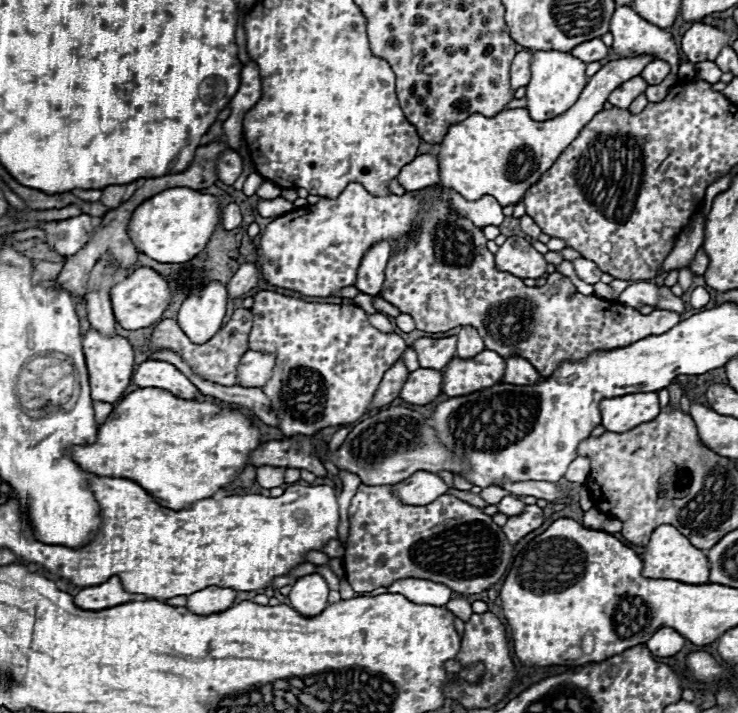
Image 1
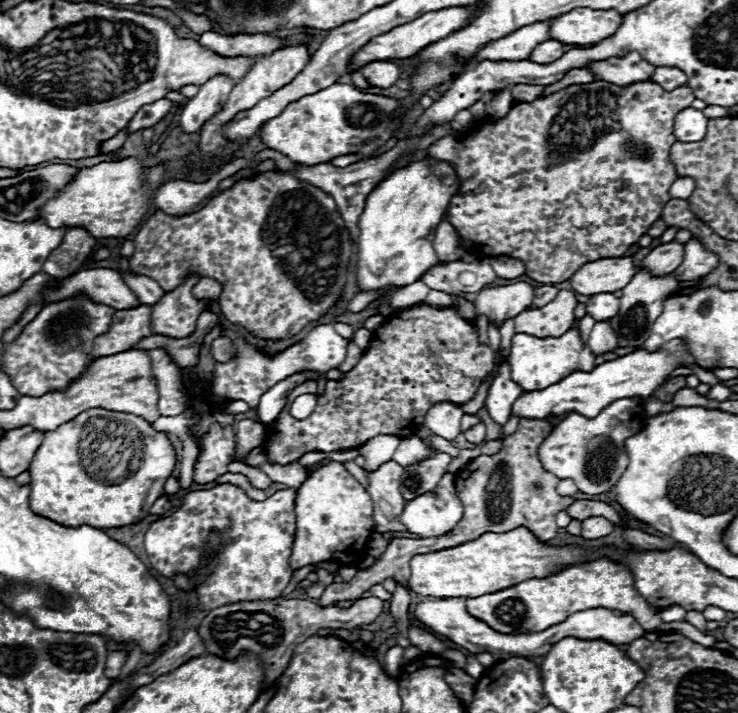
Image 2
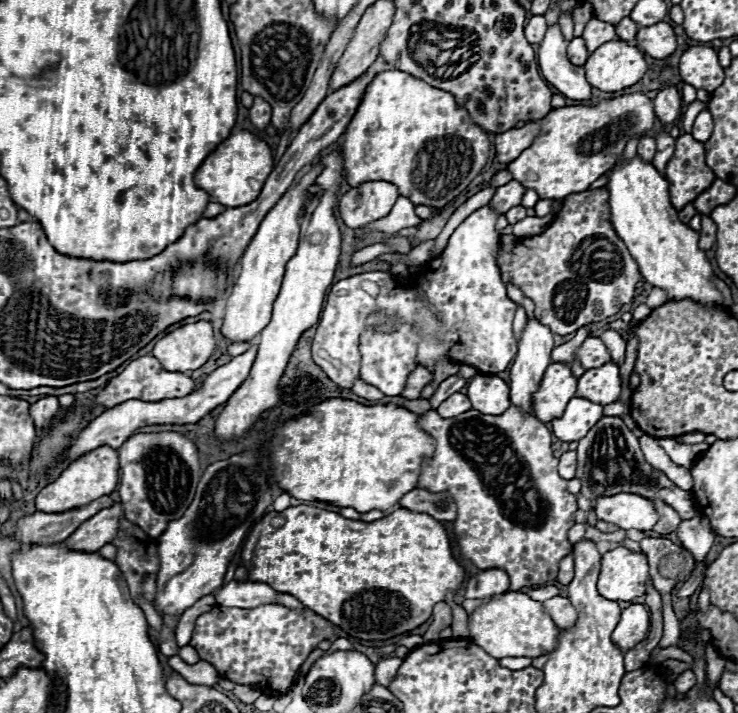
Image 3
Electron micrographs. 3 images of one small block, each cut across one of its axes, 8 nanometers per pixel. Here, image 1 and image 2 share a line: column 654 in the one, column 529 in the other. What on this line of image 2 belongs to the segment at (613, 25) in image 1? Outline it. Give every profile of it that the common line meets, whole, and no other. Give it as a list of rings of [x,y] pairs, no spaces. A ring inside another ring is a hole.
[[[550,20],[544,22],[536,22],[530,26],[524,26],[500,40],[494,40],[490,44],[486,44],[476,56],[474,60],[470,60],[468,66],[474,66],[482,60],[510,60],[510,62],[518,62],[518,60],[526,60],[530,56],[530,52],[542,42],[548,40],[548,28],[550,28]]]

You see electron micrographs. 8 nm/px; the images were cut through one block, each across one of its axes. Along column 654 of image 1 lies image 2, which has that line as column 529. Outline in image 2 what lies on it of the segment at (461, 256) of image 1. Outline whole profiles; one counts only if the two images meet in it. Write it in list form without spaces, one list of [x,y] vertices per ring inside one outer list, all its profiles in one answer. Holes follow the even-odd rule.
[[[560,290],[552,302],[544,308],[524,310],[514,318],[516,332],[532,332],[536,336],[562,336],[568,332],[574,320],[574,308],[578,306],[578,298],[572,290]]]

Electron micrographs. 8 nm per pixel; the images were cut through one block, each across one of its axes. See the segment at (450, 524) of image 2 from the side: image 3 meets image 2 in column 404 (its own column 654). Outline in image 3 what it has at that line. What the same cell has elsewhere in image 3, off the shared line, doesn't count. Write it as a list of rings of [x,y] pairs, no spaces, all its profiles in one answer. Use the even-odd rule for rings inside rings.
[[[614,494],[614,496],[600,496],[596,498],[594,506],[600,520],[616,524],[622,530],[652,530],[658,522],[658,512],[654,502],[642,498],[638,494]]]

